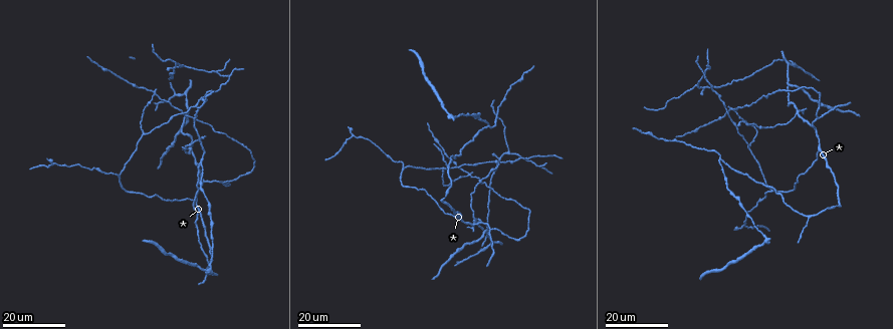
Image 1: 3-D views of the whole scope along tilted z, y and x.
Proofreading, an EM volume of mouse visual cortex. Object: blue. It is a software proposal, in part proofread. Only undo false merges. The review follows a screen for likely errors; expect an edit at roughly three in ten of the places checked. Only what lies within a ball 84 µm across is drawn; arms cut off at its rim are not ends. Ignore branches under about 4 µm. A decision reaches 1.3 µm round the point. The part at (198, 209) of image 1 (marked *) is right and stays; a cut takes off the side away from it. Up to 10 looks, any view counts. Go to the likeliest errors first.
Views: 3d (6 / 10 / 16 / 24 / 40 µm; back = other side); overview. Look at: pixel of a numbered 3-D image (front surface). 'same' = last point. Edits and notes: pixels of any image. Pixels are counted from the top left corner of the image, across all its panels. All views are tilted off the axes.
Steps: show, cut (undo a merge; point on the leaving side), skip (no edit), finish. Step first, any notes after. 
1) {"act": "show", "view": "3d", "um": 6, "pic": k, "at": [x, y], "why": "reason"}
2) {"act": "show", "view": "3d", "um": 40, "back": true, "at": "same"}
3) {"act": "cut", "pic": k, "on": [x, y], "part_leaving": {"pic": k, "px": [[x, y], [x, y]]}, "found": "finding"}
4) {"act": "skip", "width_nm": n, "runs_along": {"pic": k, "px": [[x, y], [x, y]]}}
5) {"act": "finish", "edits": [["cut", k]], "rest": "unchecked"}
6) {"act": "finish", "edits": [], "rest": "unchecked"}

{"act": "show", "view": "3d", "um": 24, "pic": 1, "at": [796, 113], "why": "side arm on a straight run"}

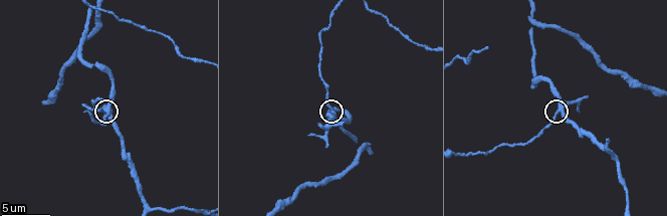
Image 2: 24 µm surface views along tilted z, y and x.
{"act": "show", "view": "3d", "um": 6, "pic": 2, "at": [106, 114]}

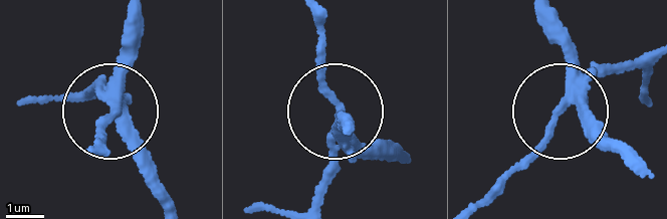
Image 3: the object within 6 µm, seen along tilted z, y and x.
{"act": "show", "view": "3d", "um": 6, "back": true, "pic": 3, "at": [116, 108]}

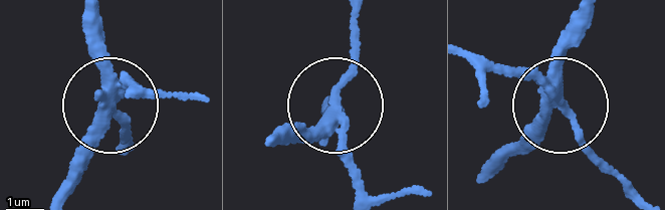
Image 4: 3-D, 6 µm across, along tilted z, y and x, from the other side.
{"act": "cut", "pic": 4, "on": [353, 162], "width_nm": 280, "part_leaving": {"pic": 4, "px": [[336, 104], [359, 18]]}, "found": "a second cell is stuck on"}

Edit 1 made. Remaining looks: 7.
{"act": "show", "view": "overview"}

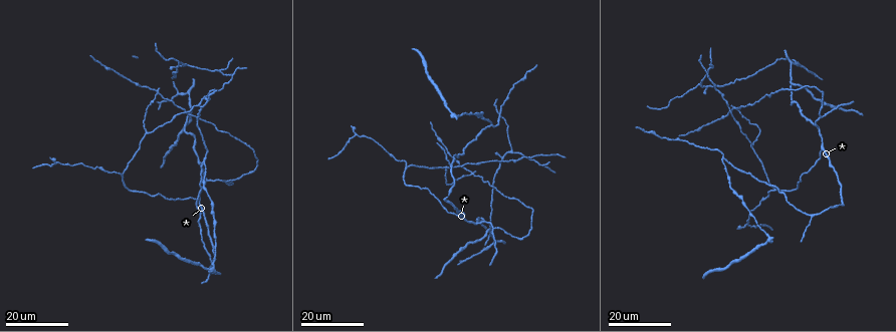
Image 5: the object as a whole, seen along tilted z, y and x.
{"act": "show", "view": "3d", "um": 16, "pic": 5, "at": [156, 91], "why": "four or more arms meet"}

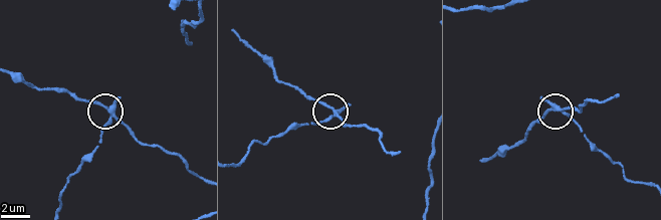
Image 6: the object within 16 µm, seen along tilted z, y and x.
{"act": "show", "view": "3d", "um": 6, "pic": 6, "at": [337, 114]}

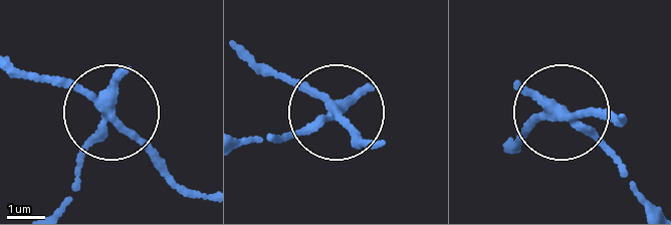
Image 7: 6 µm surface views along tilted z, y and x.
{"act": "skip", "runs_along": {"pic": 7, "px": [[657, 207], [568, 117], [623, 119]]}, "found": "all the same cell"}

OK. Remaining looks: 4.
{"act": "show", "view": "3d", "um": 16, "pic": 5, "at": [122, 177], "why": "three-way junction"}

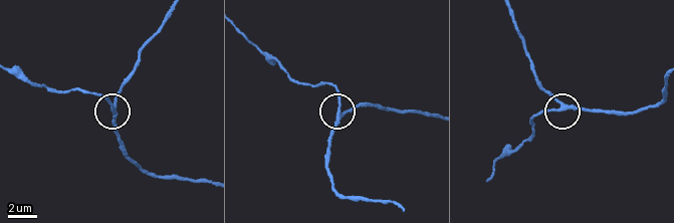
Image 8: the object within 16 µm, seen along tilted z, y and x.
{"act": "show", "view": "3d", "um": 6, "pic": 8, "at": [116, 100]}

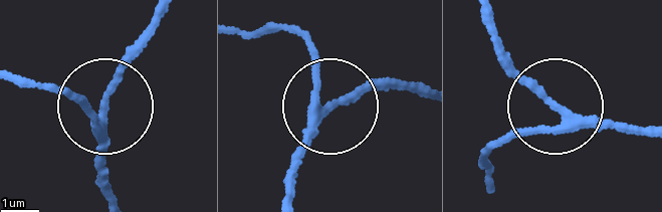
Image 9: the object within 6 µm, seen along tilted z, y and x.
{"act": "show", "view": "3d", "um": 6, "back": true, "pic": 9, "at": [329, 103]}

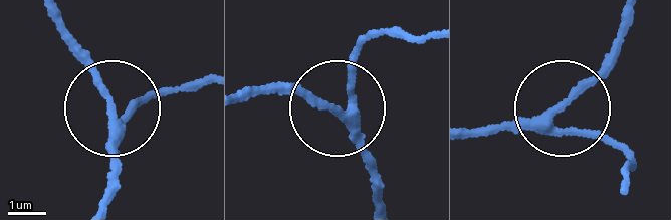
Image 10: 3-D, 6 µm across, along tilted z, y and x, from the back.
{"act": "skip", "width_nm": 220, "runs_along": {"pic": 10, "px": [[377, 203], [362, 121], [346, 92], [358, 48], [377, 28]]}, "found": "all the same cell"}

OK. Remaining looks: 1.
{"act": "show", "view": "3d", "um": 10, "pic": 2, "at": [363, 147], "why": "three-way junction"}

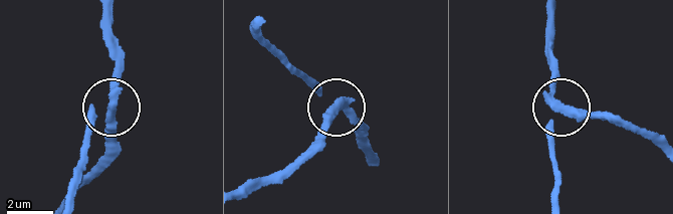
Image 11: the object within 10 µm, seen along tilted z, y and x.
{"act": "cut", "pic": 11, "on": [111, 122], "arms": 3, "part_leaving": {"pic": 11, "px": [[114, 93], [109, 141], [63, 199]]}, "found": "a second cell is stuck on"}

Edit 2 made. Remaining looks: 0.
{"act": "finish", "edits": [["cut", 4], ["cut", 11]], "rest": "unchecked"}

